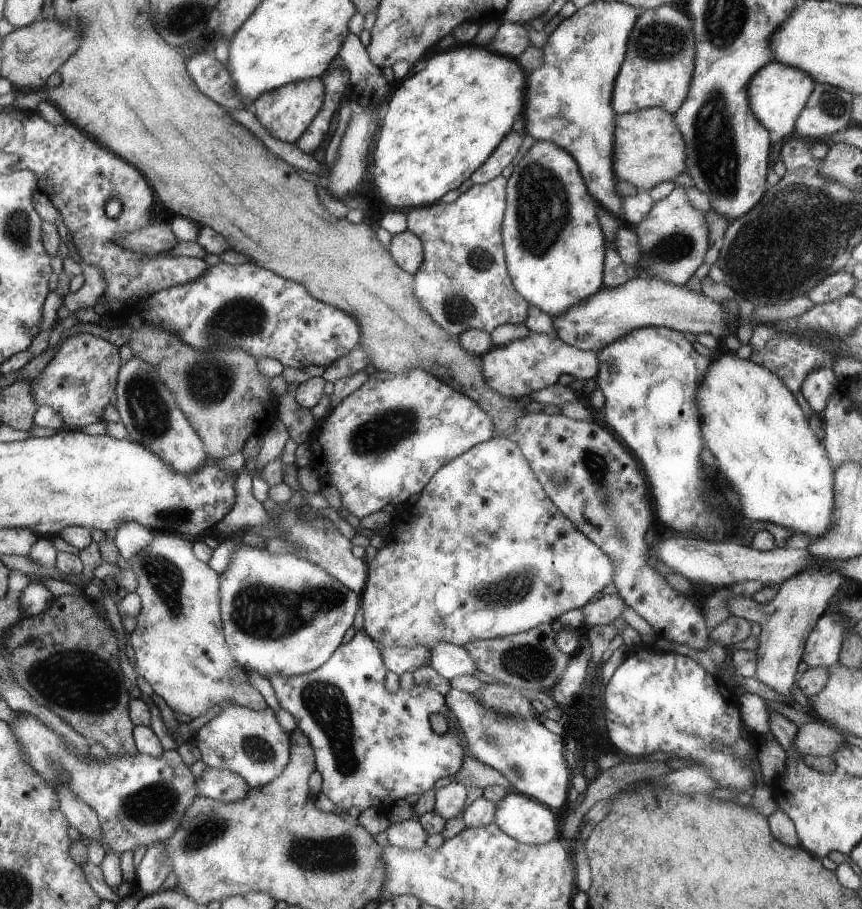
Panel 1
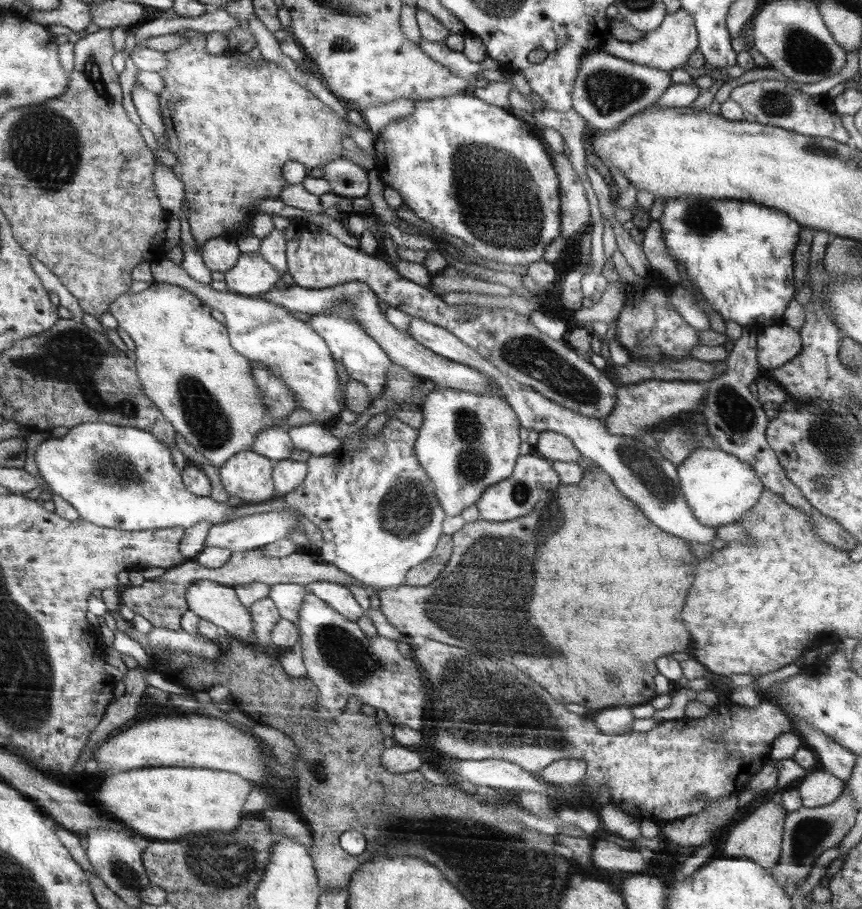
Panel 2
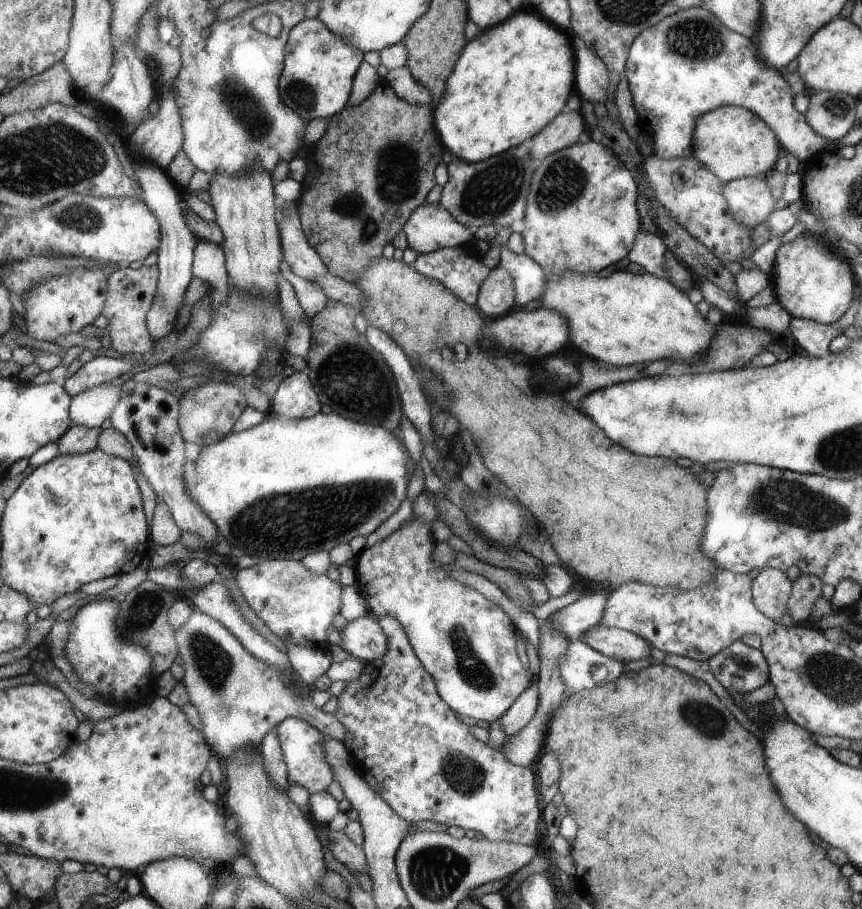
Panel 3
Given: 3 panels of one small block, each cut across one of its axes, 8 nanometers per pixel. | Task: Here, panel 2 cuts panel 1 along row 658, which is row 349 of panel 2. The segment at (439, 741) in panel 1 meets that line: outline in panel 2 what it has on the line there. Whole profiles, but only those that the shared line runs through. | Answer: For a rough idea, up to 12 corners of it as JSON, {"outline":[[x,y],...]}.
{"outline":[[351,312],[308,320],[349,378],[383,393],[393,362]]}

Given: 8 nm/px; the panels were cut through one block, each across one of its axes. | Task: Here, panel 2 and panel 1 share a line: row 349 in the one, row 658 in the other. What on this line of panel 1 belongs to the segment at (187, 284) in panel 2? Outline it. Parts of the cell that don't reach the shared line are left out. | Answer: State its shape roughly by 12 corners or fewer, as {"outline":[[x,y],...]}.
{"outline":[[244,544],[219,575],[248,674],[303,675],[358,594],[294,553]]}

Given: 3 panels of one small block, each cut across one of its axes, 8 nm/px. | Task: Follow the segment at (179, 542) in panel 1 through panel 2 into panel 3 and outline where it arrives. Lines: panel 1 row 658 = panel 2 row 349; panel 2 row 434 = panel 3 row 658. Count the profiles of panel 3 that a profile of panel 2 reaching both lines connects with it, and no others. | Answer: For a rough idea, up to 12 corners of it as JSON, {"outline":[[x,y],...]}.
{"outline":[[194,610],[175,632],[181,681],[219,761],[260,753],[302,717],[347,728],[301,694],[293,670],[251,656]]}

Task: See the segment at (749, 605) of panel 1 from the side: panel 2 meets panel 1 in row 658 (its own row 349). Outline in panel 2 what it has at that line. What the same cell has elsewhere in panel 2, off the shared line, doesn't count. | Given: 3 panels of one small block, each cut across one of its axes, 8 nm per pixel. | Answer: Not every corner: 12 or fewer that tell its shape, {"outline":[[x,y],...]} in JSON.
{"outline":[[784,323],[757,334],[762,370],[780,368],[803,350]]}

